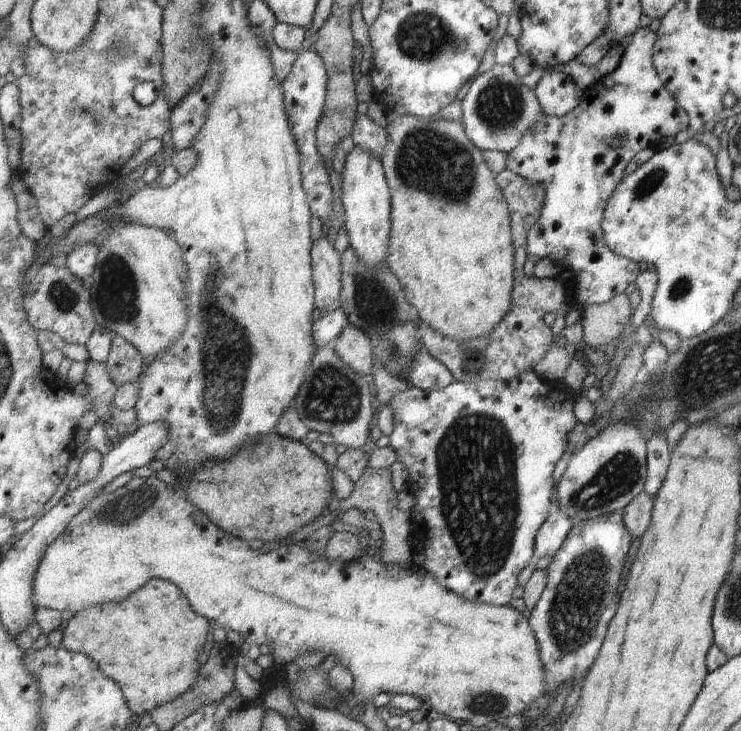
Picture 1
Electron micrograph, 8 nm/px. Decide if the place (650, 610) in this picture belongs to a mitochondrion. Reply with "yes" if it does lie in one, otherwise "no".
no

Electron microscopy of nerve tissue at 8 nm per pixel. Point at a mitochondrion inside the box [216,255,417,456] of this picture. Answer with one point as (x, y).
(331, 396)

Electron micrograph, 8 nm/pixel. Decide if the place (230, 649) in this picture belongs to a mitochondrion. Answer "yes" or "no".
no

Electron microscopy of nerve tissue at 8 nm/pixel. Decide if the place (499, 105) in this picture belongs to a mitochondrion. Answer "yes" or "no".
yes

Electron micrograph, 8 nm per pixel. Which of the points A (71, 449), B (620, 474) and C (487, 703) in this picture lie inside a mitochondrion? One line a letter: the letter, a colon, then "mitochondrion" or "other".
A: other
B: mitochondrion
C: mitochondrion

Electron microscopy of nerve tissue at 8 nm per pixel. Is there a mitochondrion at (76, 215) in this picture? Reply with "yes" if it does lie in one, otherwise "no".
no

